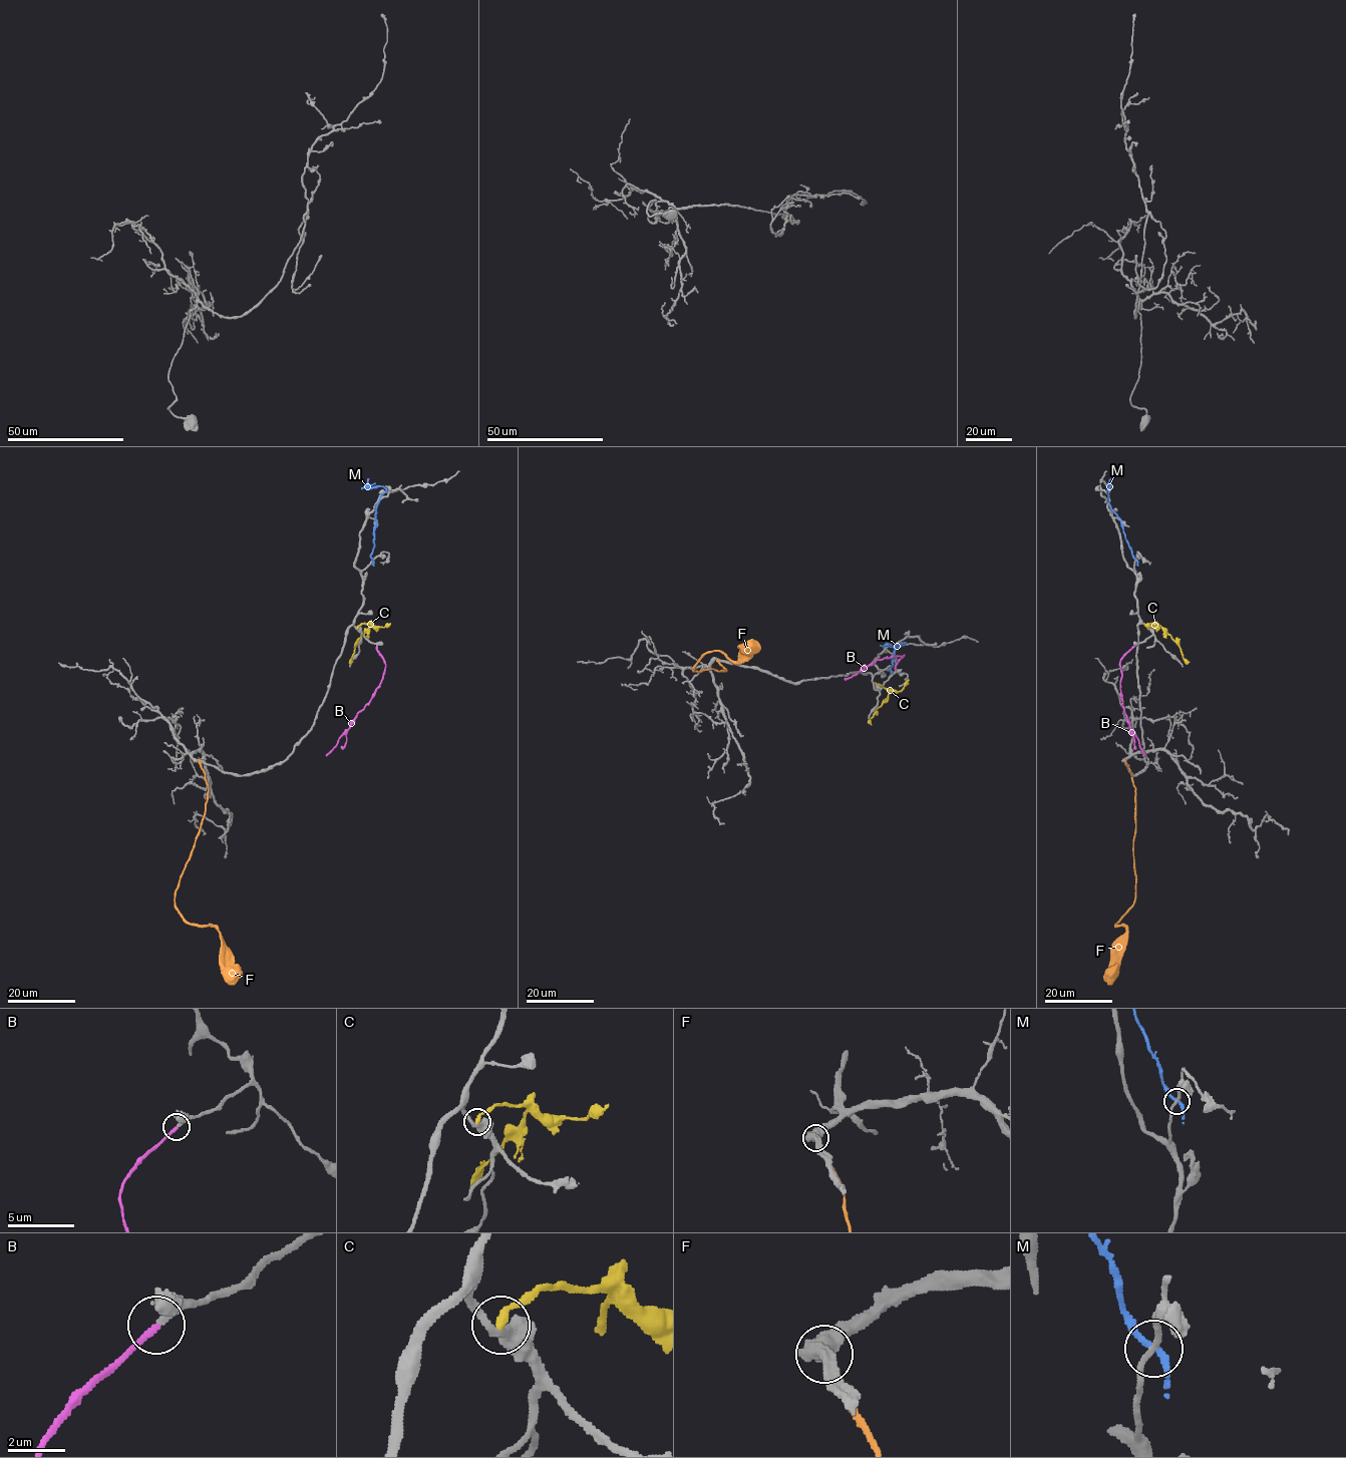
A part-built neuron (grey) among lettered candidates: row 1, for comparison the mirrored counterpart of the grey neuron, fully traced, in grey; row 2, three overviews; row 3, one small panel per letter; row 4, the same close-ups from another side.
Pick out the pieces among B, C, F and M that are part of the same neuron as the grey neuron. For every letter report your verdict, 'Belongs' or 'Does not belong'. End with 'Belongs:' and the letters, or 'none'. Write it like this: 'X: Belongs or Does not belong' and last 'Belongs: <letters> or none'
B: Belongs
C: Does not belong
F: Does not belong
M: Does not belong
Belongs: B

